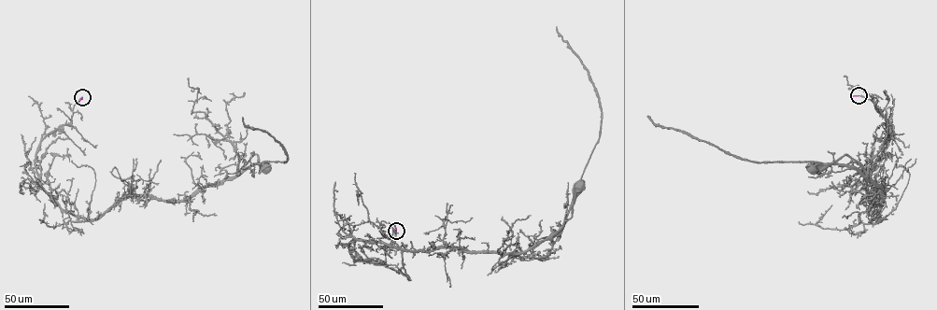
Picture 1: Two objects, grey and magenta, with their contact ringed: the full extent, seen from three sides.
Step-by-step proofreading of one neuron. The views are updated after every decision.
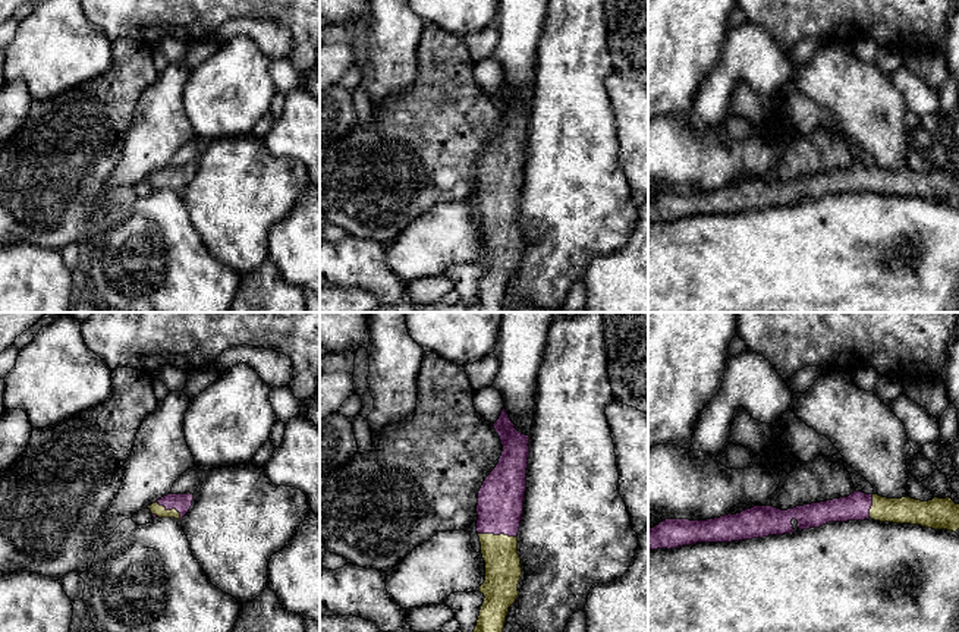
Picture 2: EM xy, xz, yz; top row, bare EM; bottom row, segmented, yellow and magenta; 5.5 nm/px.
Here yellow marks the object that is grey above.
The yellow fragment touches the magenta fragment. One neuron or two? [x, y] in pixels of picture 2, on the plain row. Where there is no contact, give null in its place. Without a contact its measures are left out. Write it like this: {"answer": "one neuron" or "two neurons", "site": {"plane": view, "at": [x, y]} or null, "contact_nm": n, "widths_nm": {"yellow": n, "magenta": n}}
{"answer": "one neuron", "site": {"plane": "xz", "at": [497, 207]}, "contact_nm": 220, "widths_nm": {"yellow": 200, "magenta": 260}}

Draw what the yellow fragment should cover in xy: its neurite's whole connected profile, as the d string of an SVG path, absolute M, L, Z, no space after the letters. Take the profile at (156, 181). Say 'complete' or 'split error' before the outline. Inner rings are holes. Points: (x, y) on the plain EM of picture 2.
split error; M167 166L148 177L153 189L174 189L182 192L192 177L194 166Z

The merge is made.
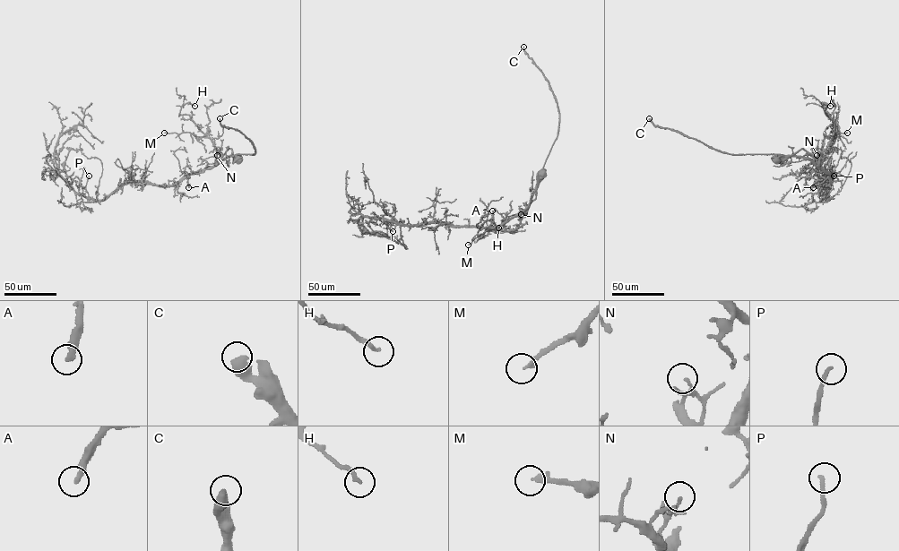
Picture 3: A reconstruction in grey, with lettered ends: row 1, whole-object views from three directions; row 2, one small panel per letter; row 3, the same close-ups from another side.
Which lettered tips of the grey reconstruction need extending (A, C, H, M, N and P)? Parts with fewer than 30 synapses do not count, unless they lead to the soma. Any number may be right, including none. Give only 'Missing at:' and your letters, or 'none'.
Missing at: A, M, P

